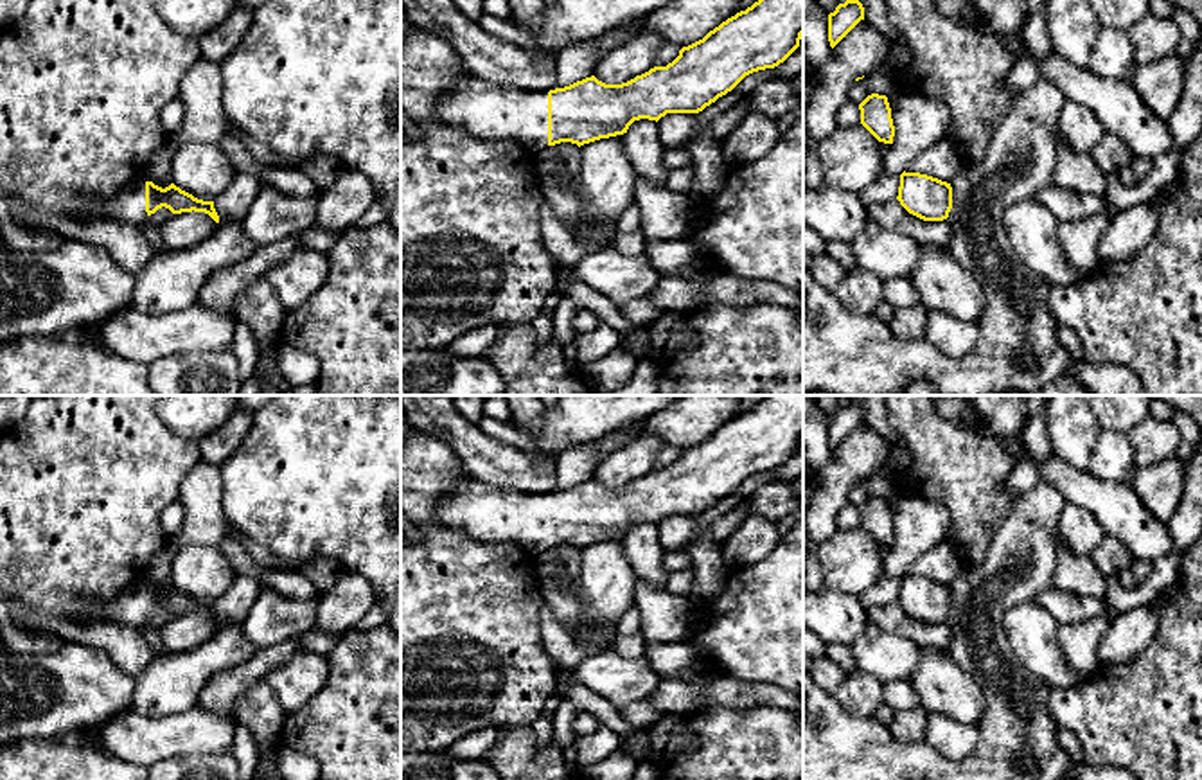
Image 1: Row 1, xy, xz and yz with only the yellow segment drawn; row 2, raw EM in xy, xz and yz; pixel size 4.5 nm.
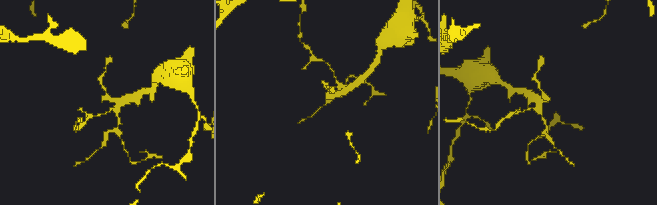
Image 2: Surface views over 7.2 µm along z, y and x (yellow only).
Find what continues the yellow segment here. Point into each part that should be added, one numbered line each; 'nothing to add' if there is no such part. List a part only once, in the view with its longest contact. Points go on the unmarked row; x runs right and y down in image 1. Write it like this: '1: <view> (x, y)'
1: xz (494, 514)

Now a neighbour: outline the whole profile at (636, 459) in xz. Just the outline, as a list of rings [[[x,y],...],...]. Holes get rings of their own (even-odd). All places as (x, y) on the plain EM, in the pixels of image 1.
[[[636,435],[625,448],[609,455],[593,478],[605,487],[622,487],[654,471],[658,455],[667,446],[658,437]]]

